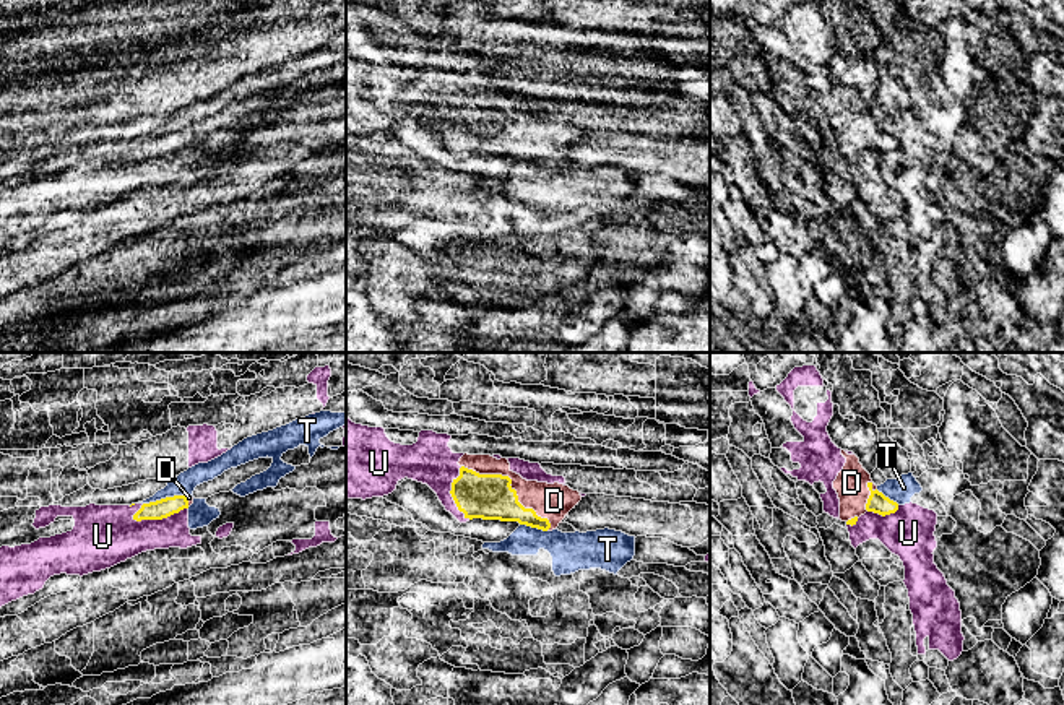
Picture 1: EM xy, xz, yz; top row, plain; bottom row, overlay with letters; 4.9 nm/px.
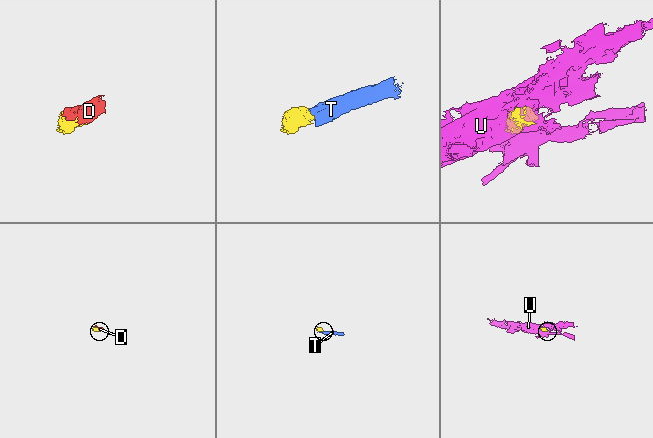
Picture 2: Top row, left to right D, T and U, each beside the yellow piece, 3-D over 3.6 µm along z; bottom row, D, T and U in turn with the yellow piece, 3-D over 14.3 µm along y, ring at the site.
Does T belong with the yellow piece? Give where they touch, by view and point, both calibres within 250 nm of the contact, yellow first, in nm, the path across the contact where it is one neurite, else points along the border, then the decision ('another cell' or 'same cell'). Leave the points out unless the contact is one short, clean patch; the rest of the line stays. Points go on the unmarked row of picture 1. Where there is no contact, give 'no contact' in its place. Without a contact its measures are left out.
contact xy (163, 135); calibres 100 and 120 nm; border xy (184, 130), (143, 140); another cell

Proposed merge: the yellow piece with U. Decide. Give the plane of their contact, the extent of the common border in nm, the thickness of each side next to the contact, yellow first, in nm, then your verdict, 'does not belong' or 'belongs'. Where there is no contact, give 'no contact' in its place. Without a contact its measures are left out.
xy | 280 nm | 100/260 nm | does not belong

